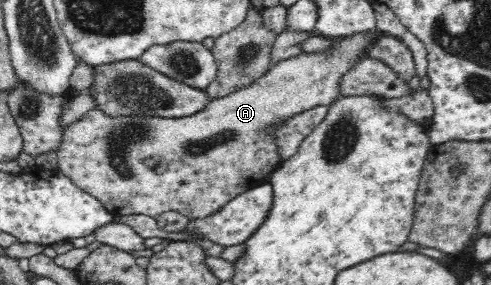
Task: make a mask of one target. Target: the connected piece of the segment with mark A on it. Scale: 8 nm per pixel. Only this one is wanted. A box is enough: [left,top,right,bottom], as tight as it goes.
[57,30,383,219]

